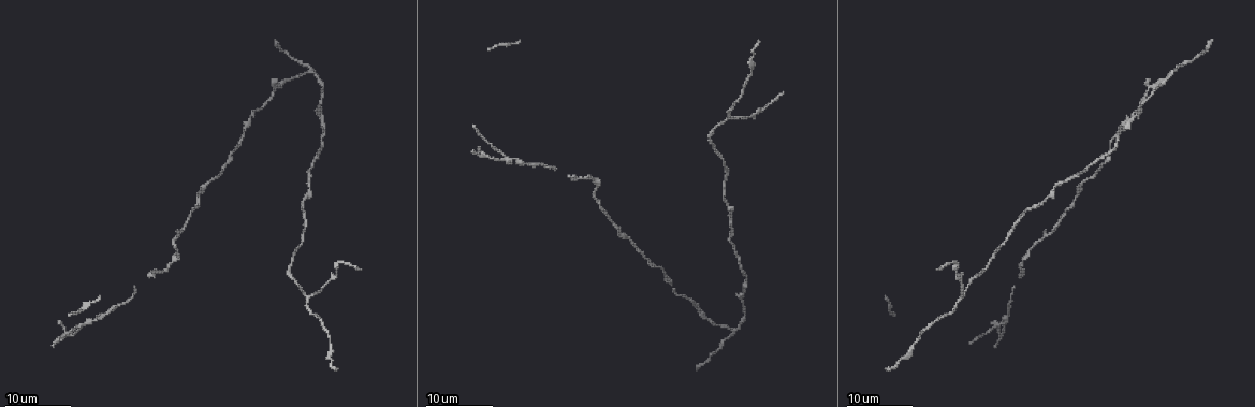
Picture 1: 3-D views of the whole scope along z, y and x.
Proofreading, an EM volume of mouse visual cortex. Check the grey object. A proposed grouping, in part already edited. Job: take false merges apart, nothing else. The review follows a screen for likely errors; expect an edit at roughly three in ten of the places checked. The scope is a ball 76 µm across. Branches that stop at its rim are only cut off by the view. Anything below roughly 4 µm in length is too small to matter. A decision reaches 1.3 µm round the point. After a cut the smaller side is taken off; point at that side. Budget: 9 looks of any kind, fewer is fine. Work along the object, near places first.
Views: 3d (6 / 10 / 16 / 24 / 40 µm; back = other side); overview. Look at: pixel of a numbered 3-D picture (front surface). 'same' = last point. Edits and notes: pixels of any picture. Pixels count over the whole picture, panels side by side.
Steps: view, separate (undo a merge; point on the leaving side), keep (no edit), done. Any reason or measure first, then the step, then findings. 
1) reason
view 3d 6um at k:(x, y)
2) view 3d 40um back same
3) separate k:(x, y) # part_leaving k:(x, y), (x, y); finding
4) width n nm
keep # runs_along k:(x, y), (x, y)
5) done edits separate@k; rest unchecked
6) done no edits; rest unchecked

thick turns thin
view 3d 16um at 1:(1049, 195)

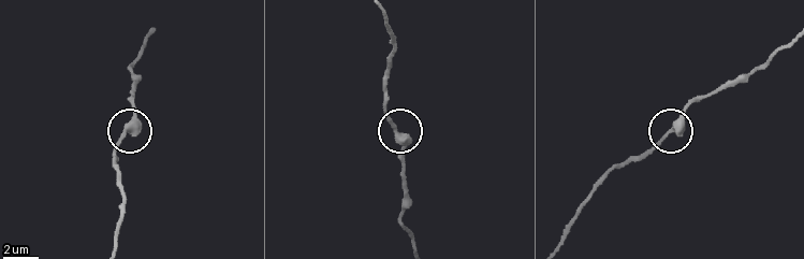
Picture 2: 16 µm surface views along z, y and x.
view 3d 6um at 2:(396, 128)

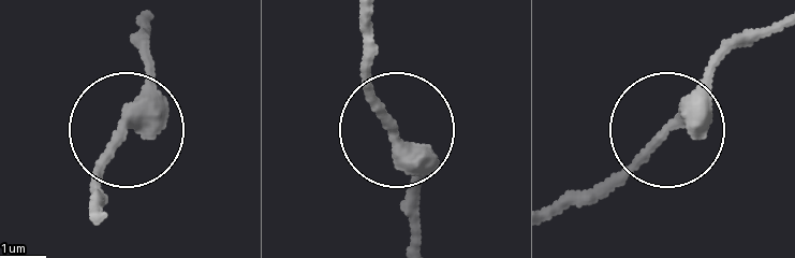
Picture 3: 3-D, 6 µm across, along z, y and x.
keep # runs_along 3:(777, 22), (742, 37), (585, 195); all the same cell

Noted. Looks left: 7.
arms part here
view 3d 16um at 1:(735, 329)

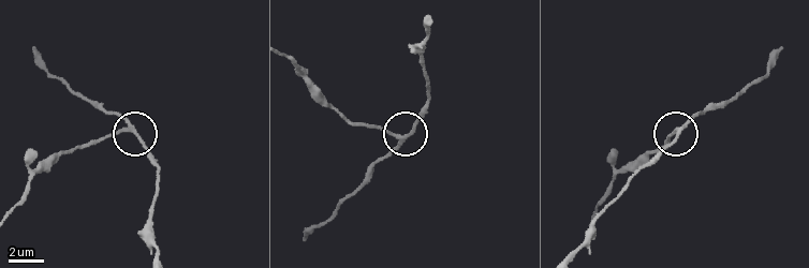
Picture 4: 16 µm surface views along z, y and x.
view 3d 6um at 4:(134, 132)

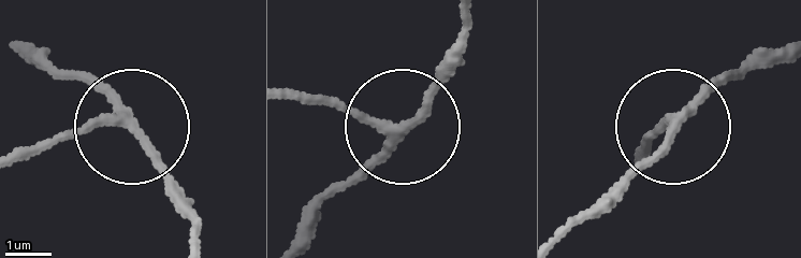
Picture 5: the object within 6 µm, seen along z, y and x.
width 200 nm
keep # runs_along 5:(294, 95), (391, 129), (333, 195); one cell here

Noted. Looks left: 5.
two arms in line, one across
view 3d 16um at 1:(86, 324)

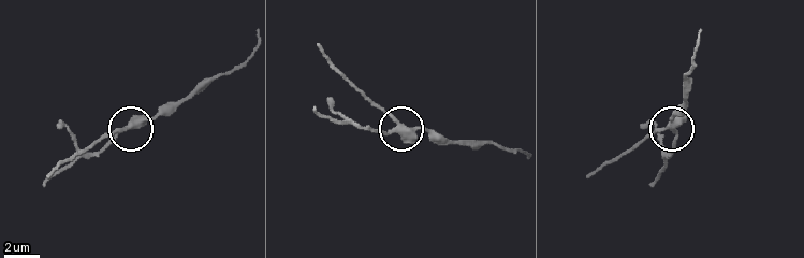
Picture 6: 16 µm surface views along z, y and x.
view 3d 10um at 6:(129, 127)

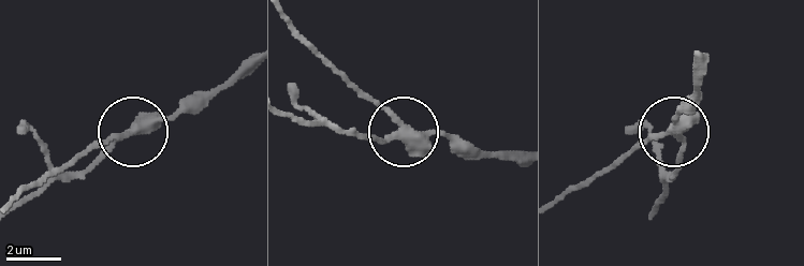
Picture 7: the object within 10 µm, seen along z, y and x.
arms 3
separate 7:(375, 104) # part_leaving 7:(405, 131), (288, 15); a second cell is stuck on

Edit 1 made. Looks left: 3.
done edits separate@7; rest unchecked

